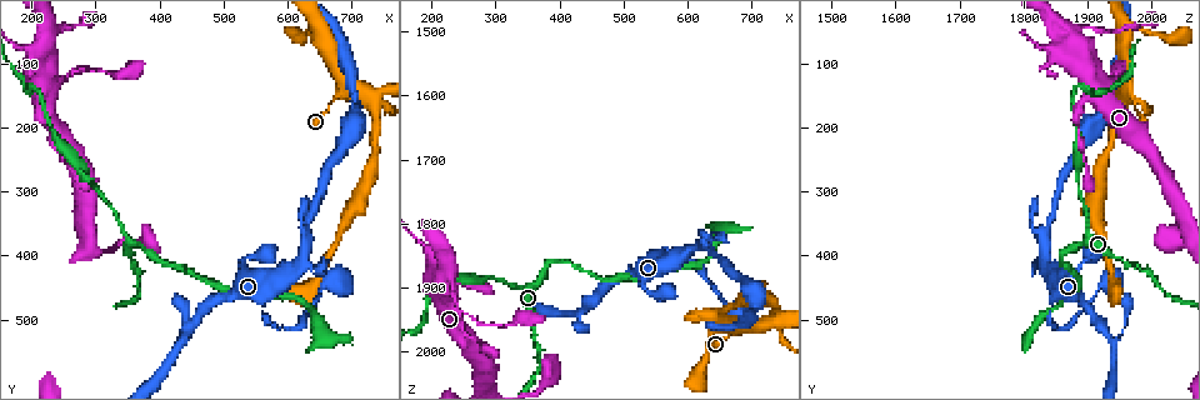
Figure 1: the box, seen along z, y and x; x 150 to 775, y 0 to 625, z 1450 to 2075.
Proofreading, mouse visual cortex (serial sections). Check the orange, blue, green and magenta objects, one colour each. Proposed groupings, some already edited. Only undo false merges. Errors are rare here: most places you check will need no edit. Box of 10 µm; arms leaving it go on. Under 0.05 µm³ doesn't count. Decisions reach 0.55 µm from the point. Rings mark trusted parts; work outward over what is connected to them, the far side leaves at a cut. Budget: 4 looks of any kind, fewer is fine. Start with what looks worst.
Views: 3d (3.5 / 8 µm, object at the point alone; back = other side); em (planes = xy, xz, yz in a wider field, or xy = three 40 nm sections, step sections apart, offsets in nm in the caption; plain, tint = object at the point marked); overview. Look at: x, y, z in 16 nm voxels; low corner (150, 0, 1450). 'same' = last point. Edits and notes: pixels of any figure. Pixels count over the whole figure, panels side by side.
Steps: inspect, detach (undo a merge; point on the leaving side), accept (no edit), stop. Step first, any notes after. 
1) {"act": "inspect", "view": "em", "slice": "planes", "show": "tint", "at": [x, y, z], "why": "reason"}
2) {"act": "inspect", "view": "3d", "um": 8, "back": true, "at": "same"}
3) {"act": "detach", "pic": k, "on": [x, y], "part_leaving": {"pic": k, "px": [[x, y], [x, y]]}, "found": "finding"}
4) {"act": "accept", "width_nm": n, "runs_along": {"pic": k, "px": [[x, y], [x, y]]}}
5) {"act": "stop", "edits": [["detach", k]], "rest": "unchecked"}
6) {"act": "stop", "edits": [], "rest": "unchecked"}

{"act": "inspect", "view": "3d", "um": 3.5, "at": [205, 140, 1880], "why": "abrupt turn"}

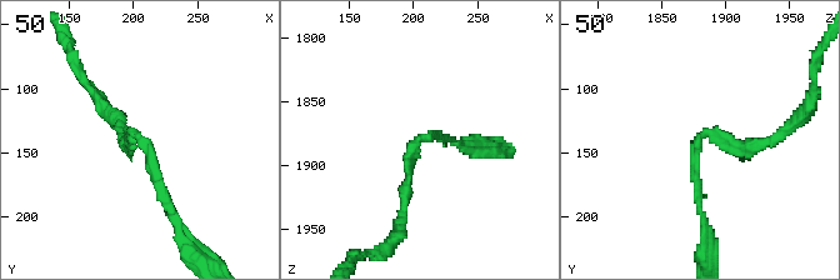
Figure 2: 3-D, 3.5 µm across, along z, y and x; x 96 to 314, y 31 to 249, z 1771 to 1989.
{"act": "inspect", "view": "em", "slice": "planes", "show": "tint", "at": [204, 142, 1878], "arm_widths_nm": [150, 150]}

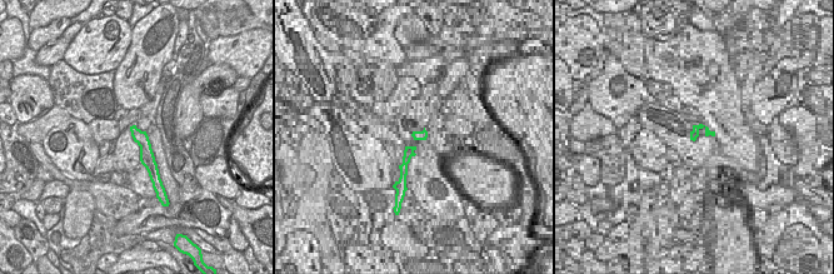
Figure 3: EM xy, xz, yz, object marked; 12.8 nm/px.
{"act": "accept", "runs_along": {"pic": 2, "px": [[451, 141], [416, 141], [401, 211]]}, "found": "continuous, no second cell"}

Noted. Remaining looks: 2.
{"act": "inspect", "view": "3d", "um": 3.5, "at": [725, 150, 1960], "why": "looks like a crossing"}

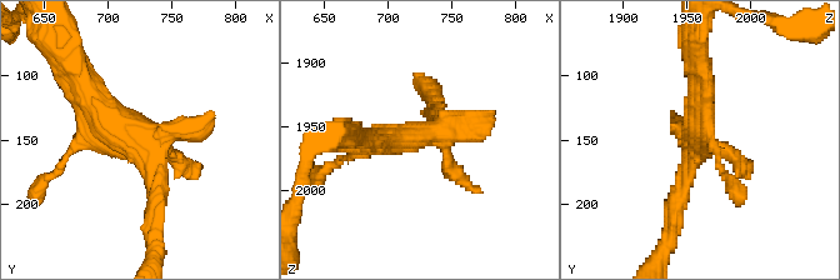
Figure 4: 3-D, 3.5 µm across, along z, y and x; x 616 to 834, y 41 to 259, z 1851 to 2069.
{"act": "inspect", "view": "em", "slice": "xy", "step": 5, "show": "tint", "at": [726, 152, 1958], "why": "shape alone is not enough"}

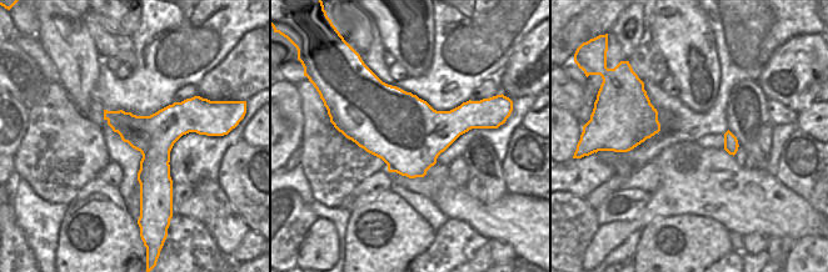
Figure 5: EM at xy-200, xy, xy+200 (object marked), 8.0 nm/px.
{"act": "accept", "runs_along": {"pic": 4, "px": [[70, 153], [131, 134], [154, 214]]}, "found": "continuous, no second cell"}

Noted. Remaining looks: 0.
{"act": "stop", "edits": [], "rest": "unchecked"}

